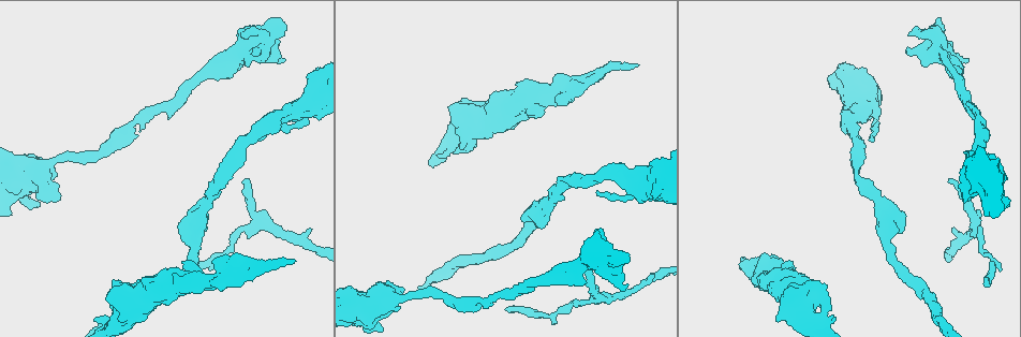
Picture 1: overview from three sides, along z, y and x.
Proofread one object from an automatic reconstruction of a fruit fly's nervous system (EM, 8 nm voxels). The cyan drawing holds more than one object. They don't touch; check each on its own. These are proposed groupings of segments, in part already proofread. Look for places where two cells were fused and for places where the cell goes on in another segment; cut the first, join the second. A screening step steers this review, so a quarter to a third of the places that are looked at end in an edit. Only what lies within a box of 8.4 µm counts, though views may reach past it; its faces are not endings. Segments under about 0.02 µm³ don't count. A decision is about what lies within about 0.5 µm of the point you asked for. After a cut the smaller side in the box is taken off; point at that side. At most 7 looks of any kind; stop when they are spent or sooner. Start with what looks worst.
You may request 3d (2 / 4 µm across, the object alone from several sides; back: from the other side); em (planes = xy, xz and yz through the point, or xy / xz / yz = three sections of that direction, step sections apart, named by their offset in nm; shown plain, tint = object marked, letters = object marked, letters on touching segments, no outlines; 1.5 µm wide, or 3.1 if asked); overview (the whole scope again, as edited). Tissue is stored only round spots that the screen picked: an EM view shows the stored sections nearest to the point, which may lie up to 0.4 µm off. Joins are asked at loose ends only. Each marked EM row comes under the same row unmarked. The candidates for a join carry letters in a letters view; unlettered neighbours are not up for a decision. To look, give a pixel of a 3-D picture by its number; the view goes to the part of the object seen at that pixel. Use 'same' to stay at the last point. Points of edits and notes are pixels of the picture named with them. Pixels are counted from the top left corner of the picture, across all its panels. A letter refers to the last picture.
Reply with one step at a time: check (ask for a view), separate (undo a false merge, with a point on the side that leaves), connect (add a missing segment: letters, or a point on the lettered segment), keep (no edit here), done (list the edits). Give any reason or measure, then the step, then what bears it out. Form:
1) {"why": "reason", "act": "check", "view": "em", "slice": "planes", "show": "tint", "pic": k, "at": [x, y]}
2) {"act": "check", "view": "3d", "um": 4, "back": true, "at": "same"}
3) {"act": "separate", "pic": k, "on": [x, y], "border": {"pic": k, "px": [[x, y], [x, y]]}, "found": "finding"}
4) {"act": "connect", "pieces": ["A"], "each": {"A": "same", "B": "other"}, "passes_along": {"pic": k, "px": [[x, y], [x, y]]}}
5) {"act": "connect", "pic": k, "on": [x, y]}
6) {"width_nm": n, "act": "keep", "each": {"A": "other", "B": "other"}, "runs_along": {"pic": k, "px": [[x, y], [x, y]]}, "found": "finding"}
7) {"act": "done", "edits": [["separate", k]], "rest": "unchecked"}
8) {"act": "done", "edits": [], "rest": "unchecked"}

{"why": "free end", "act": "check", "view": "em", "slice": "planes", "show": "letters", "pic": 1, "at": [247, 178]}

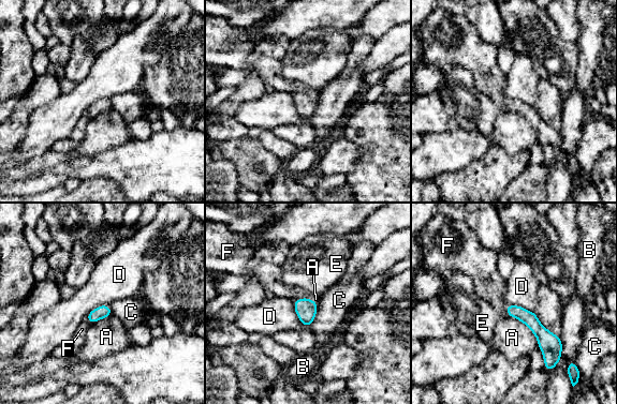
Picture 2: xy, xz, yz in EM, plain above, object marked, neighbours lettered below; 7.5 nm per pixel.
{"act": "connect", "pieces": ["F"], "each": {"A": "other", "B": "other", "C": "other", "D": "other", "E": "other", "F": "same"}, "passes_along": {"pic": 2, "px": [[306, 309], [302, 298], [273, 282]]}, "found": "it goes on there"}

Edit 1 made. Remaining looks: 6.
{"act": "check", "view": "em", "slice": "planes", "show": "letters", "pic": 1, "at": [500, 295]}

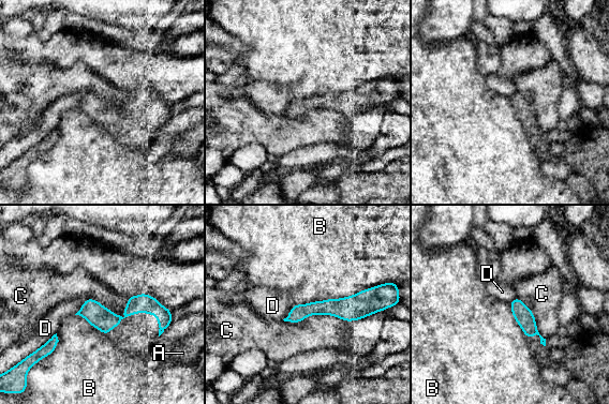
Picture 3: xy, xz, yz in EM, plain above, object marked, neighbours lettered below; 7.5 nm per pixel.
{"act": "keep", "each": {"A": "other", "B": "other", "C": "other", "D": "other"}, "runs_along": {"pic": 3, "px": [[391, 302], [314, 308], [290, 318]]}, "found": "continuous, no second cell"}

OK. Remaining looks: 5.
{"act": "done", "edits": [["connect", 2]], "rest": "unchecked"}

